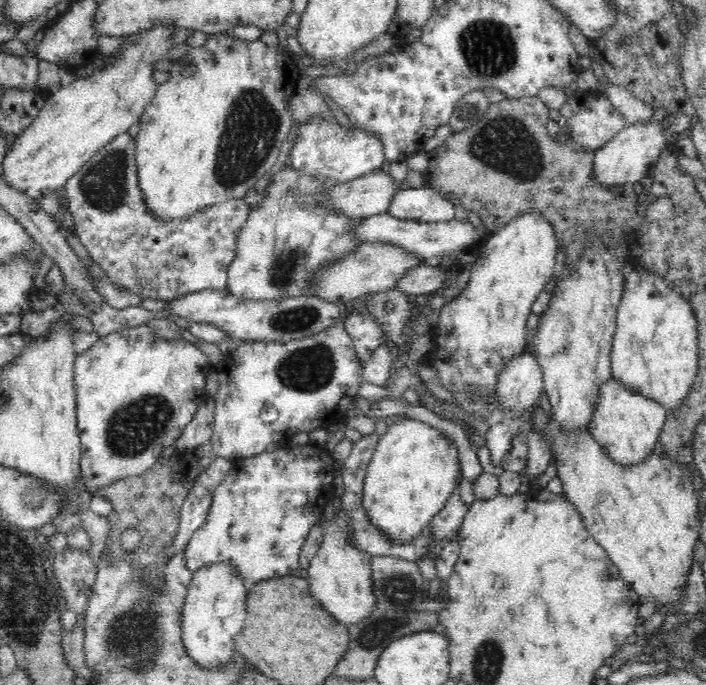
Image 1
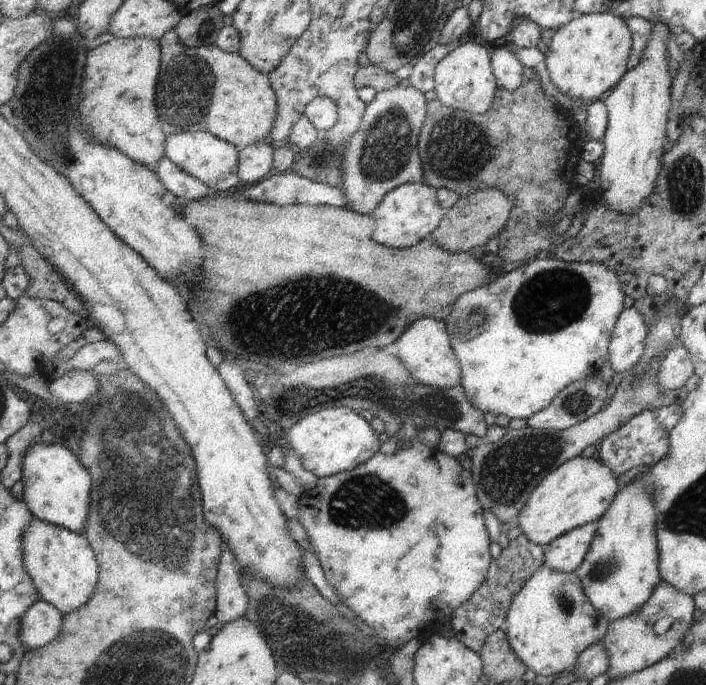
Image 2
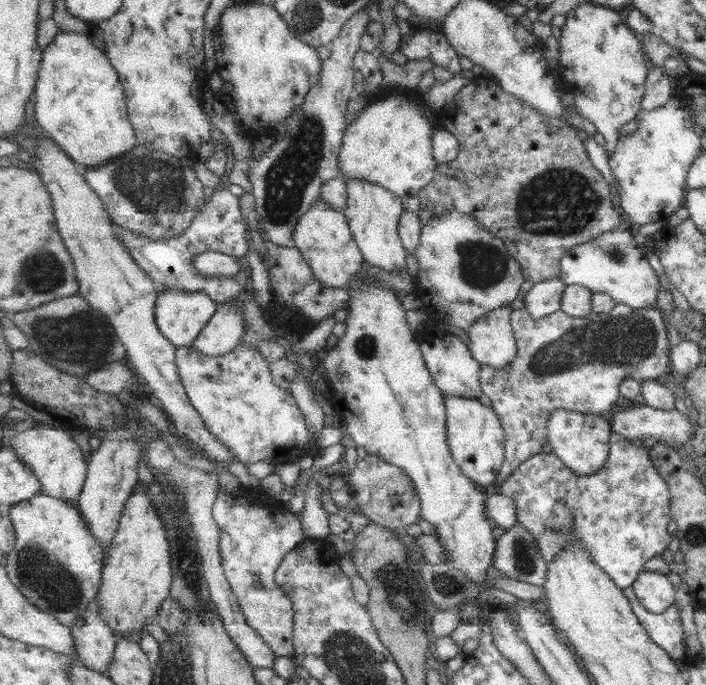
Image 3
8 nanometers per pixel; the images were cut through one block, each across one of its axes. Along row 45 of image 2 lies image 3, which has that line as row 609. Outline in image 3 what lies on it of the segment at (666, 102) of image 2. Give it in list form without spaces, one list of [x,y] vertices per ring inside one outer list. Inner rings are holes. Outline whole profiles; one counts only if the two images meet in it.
[[[642,570],[631,589],[648,611],[660,614],[675,602],[673,585],[664,573]]]

